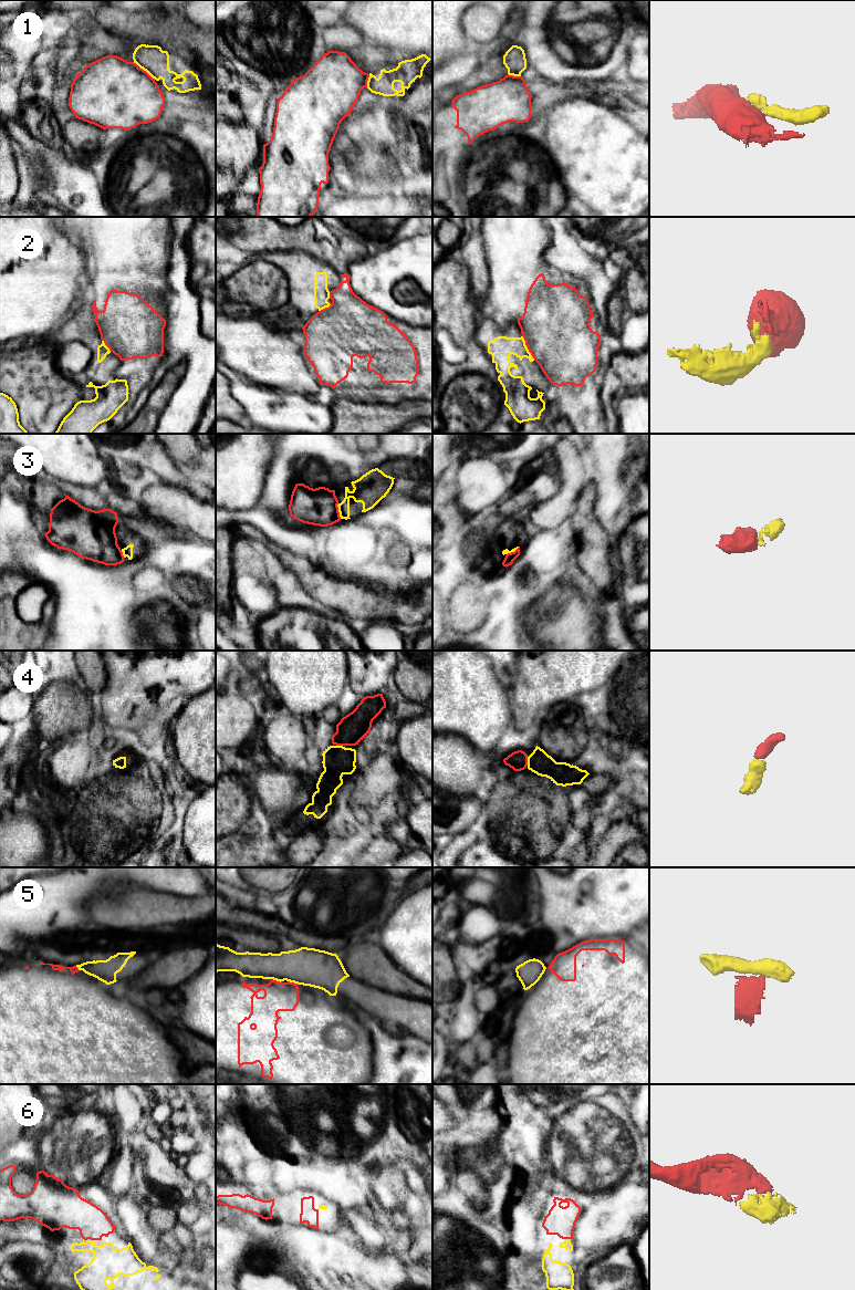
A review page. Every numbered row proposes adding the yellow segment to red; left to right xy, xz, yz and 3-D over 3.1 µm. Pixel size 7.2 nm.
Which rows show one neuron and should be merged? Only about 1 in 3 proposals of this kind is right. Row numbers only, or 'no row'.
3, 4, 6

